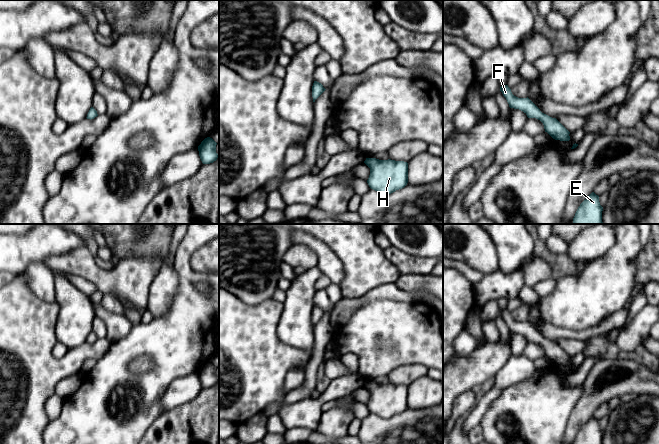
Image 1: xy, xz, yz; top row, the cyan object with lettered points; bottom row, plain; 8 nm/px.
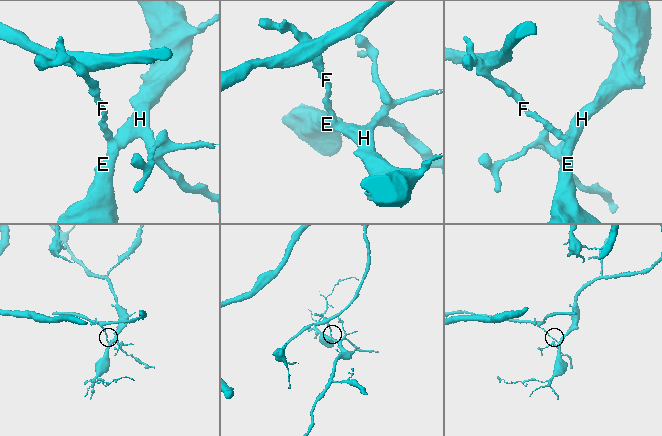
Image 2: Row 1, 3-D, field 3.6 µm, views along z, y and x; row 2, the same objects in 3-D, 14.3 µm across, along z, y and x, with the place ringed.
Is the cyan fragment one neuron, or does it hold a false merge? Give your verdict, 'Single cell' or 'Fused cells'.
Fused cells

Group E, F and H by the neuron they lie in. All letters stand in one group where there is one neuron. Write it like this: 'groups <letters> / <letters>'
groups E H / F

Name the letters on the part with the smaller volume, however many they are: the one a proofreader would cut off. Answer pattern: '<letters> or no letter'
F

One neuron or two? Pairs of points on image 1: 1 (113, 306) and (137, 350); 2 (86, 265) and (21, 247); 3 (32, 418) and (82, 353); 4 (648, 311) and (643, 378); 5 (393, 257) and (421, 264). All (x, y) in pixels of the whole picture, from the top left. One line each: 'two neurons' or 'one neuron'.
1: two neurons
2: two neurons
3: one neuron
4: two neurons
5: one neuron

